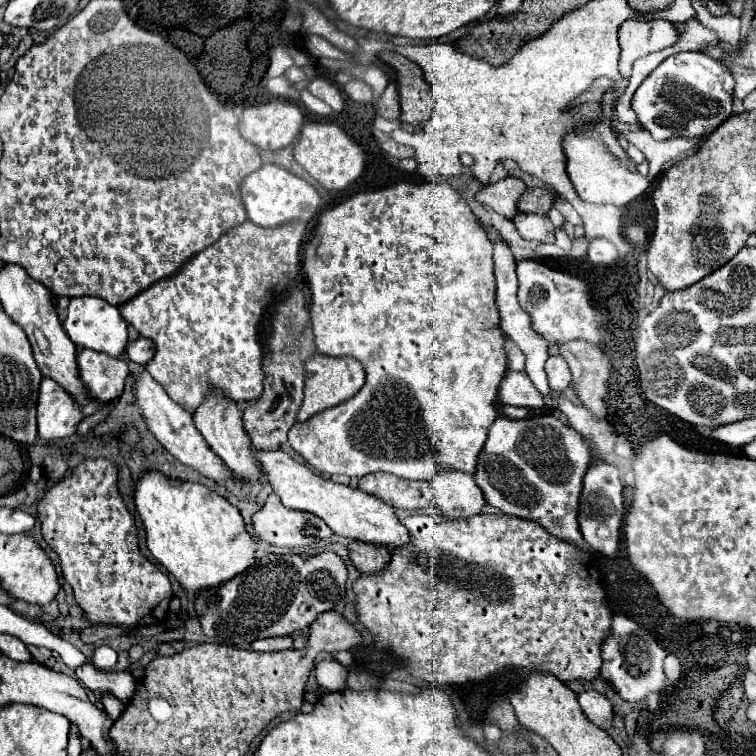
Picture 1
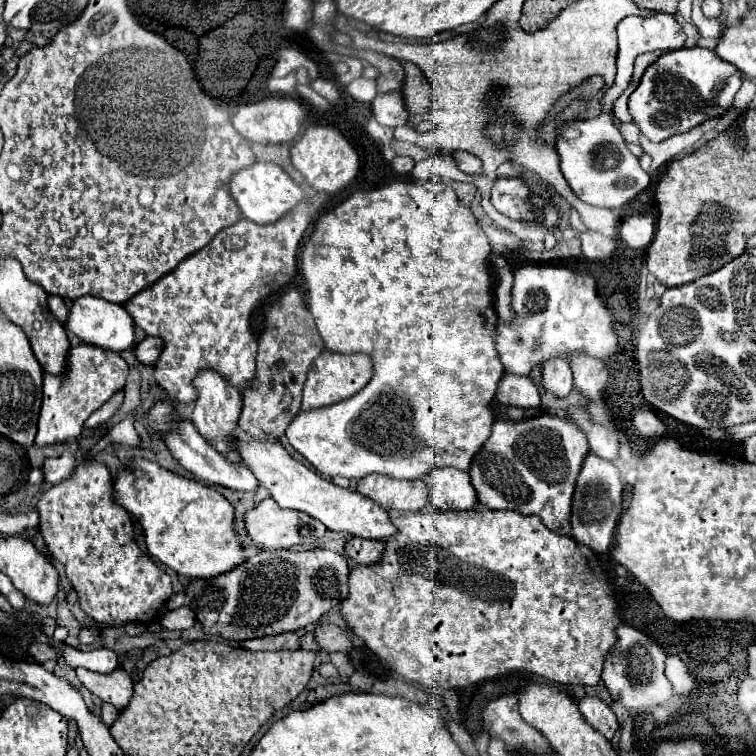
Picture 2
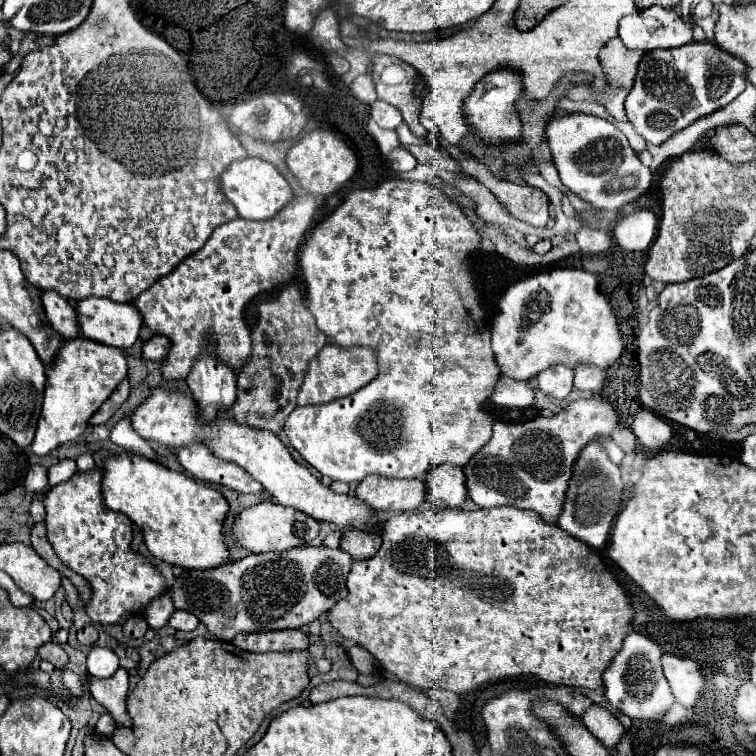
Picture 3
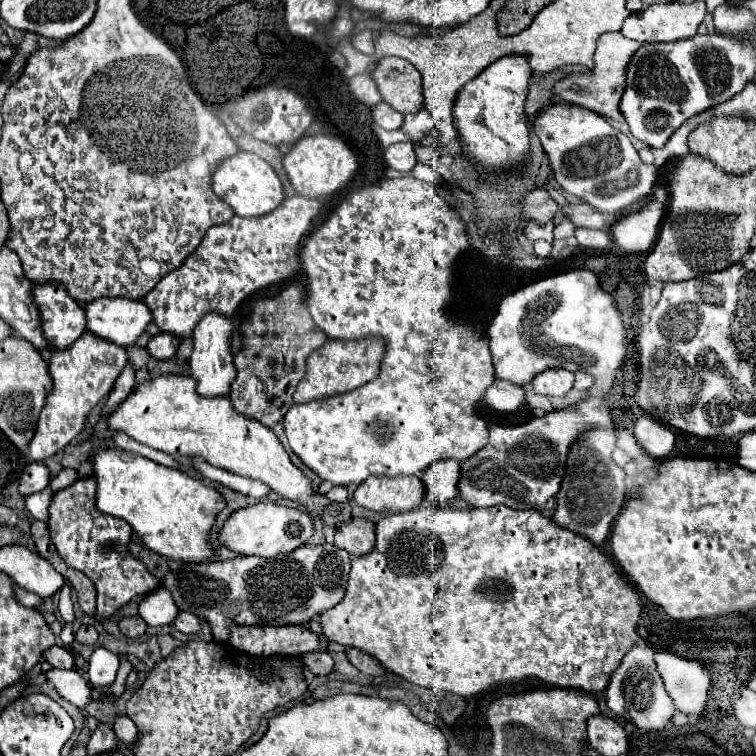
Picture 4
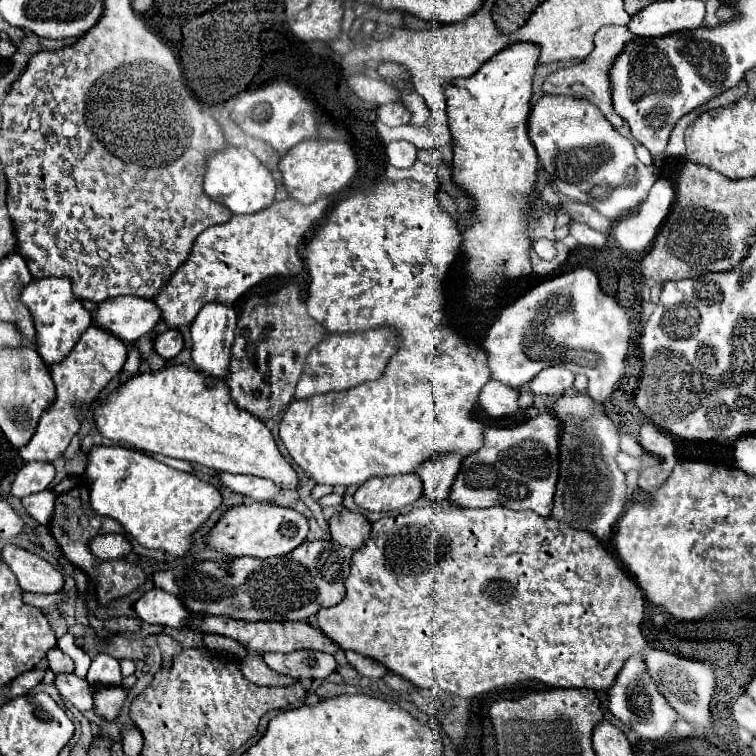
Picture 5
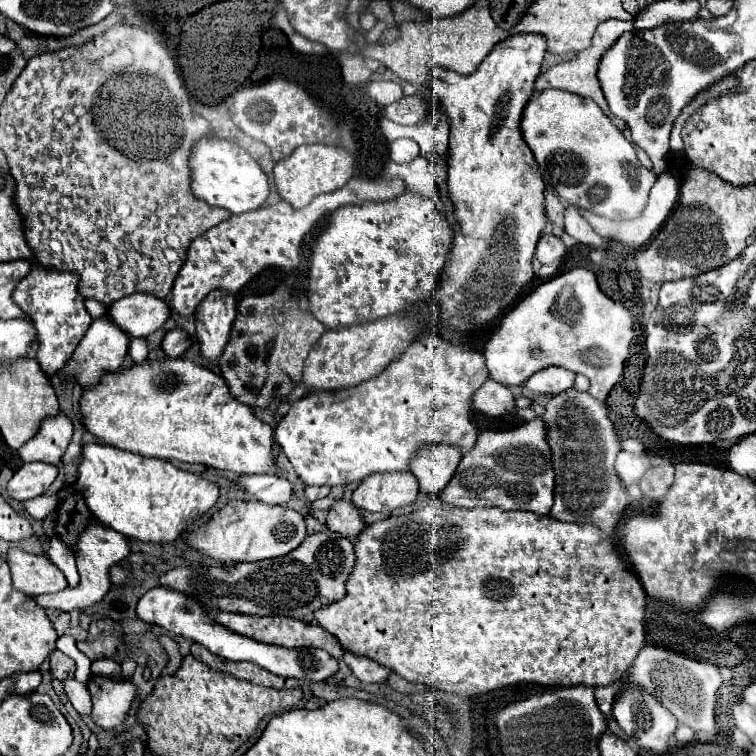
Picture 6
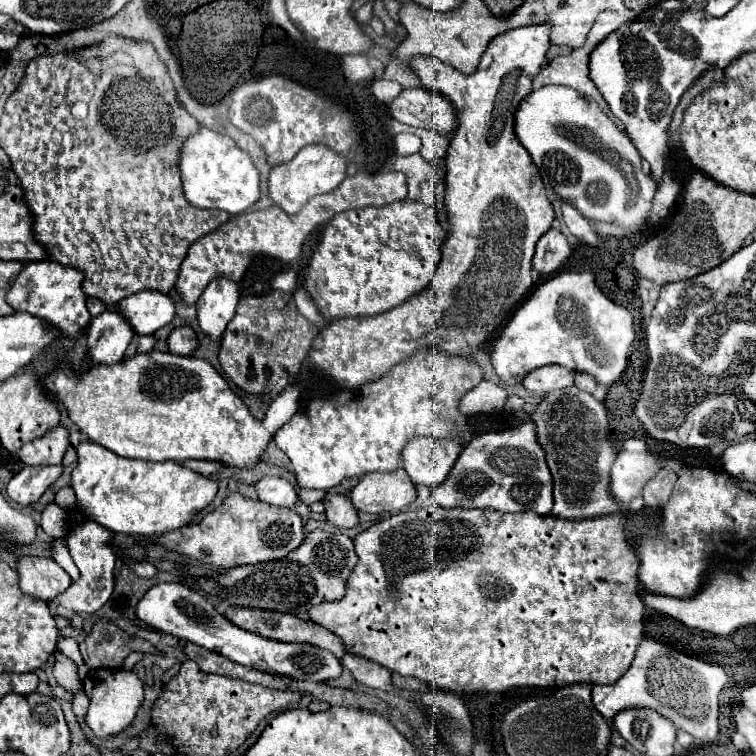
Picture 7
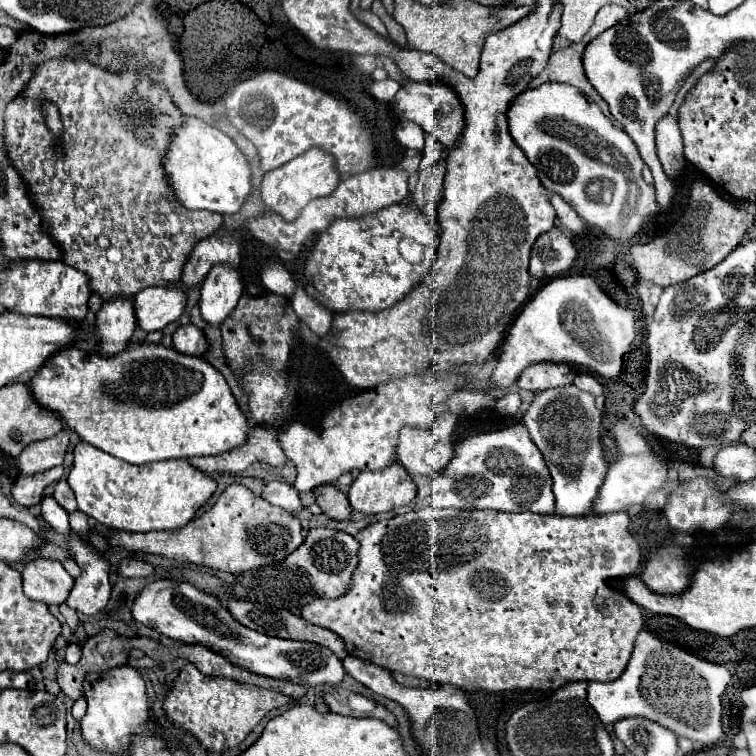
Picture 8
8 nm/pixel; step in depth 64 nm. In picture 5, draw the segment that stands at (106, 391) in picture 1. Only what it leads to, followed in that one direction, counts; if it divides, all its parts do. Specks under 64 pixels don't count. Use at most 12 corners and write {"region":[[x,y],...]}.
{"region":[[90,326],[50,366],[52,408],[20,450],[52,462],[80,428],[82,408],[120,374],[126,344]]}

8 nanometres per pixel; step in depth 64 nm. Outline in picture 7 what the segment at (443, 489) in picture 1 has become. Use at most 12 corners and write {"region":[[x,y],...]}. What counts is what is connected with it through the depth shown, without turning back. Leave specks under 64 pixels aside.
{"region":[[412,438],[404,470],[440,486],[460,456],[456,440]]}

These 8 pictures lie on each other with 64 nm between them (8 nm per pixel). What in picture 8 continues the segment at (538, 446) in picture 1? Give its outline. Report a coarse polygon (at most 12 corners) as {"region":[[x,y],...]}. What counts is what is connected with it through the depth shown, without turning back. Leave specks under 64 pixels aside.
{"region":[[524,424],[456,446],[436,508],[554,512]]}

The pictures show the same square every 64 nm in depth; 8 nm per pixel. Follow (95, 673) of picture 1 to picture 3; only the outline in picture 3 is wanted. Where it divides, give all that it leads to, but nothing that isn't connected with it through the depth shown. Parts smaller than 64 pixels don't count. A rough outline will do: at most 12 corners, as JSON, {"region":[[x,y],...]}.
{"region":[[118,668],[110,678],[86,674],[91,696],[116,720],[126,714],[128,676]]}

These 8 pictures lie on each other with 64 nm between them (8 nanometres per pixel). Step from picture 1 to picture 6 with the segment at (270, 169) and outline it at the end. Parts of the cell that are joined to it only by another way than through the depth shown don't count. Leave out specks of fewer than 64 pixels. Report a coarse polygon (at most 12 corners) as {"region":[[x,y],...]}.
{"region":[[216,136],[190,156],[192,192],[244,214],[270,194],[268,176]]}

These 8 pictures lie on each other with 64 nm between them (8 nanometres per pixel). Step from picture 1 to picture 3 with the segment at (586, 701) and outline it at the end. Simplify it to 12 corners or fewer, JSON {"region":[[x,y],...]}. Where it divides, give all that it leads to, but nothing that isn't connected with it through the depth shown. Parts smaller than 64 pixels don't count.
{"region":[[592,704],[582,720],[586,728],[614,750],[624,734],[618,718]]}

